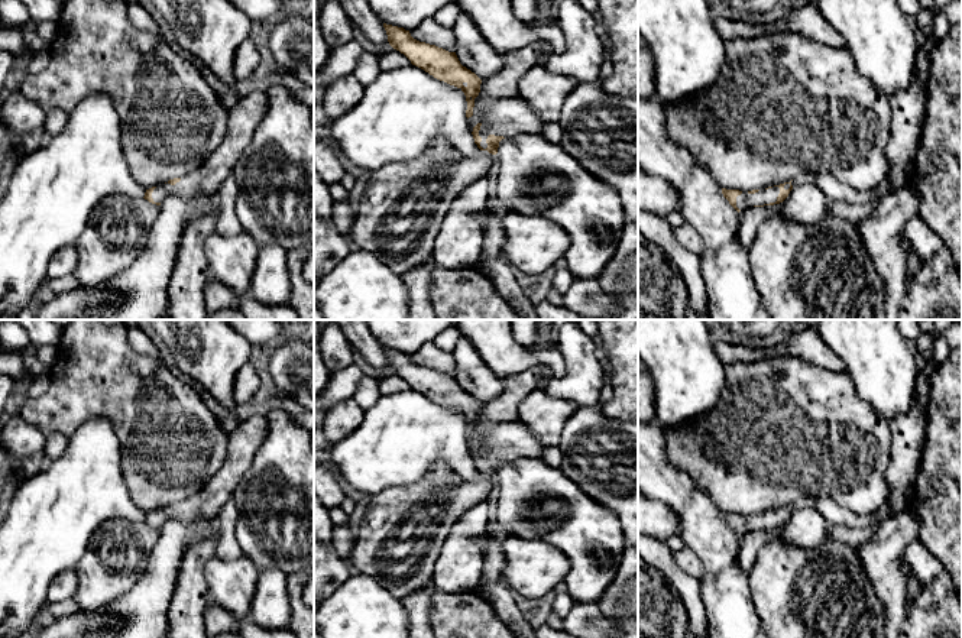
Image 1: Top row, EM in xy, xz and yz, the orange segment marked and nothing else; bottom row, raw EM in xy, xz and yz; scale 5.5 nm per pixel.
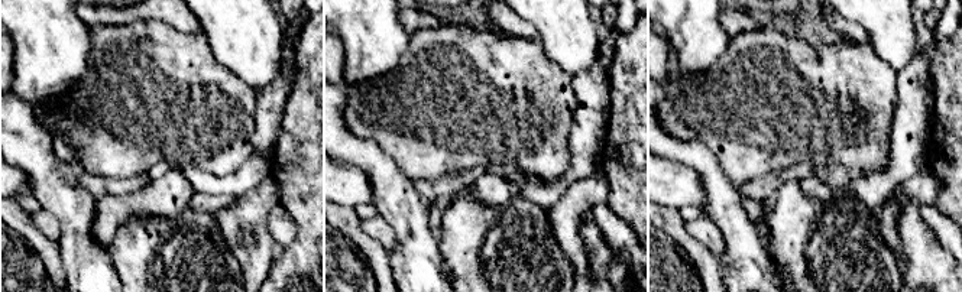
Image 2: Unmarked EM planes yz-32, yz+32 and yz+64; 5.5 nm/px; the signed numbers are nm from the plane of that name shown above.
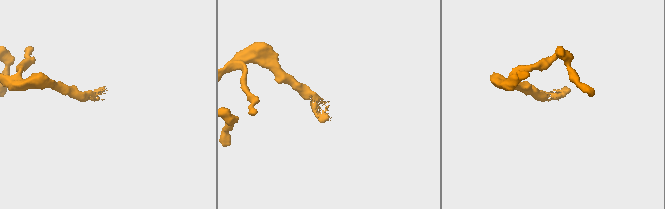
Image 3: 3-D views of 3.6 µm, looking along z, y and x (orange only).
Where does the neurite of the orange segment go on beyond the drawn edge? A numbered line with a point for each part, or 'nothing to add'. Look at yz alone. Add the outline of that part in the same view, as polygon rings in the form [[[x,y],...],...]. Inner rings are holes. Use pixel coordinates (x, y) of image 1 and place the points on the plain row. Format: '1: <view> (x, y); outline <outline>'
1: yz (745, 524); outline [[[778,511],[759,514],[755,518],[742,516],[741,519],[736,521],[736,531],[742,535],[754,529],[764,529],[764,528],[775,527],[778,518],[780,518]]]

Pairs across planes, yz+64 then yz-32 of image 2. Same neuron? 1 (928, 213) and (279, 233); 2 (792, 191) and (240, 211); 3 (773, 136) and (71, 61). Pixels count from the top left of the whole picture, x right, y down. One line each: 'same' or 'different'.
1: same
2: different
3: different

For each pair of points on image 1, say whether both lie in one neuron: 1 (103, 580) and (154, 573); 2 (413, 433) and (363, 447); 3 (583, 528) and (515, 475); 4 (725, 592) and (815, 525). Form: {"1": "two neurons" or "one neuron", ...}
{"1": "two neurons", "2": "one neuron", "3": "one neuron", "4": "two neurons"}

